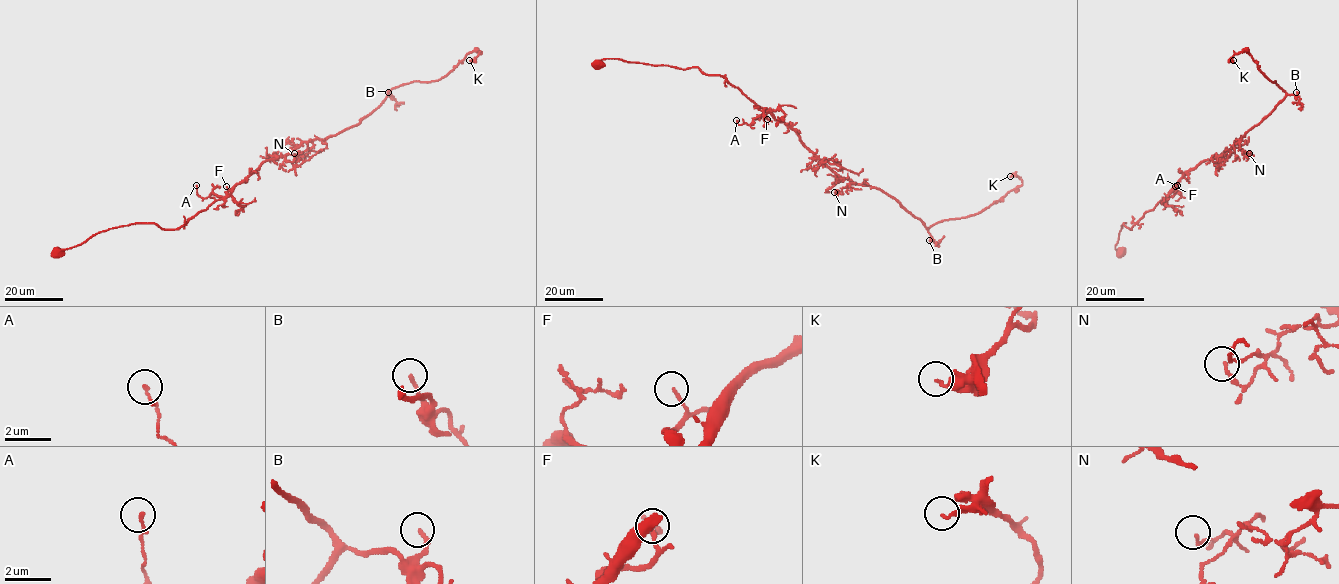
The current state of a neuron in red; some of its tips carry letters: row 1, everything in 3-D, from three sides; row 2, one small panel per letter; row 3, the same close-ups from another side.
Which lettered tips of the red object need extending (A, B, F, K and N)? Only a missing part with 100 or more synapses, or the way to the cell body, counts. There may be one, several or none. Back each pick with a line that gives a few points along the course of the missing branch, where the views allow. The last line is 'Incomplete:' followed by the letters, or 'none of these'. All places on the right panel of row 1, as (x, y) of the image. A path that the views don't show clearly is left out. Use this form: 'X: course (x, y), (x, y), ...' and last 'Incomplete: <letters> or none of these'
Incomplete: none of these

